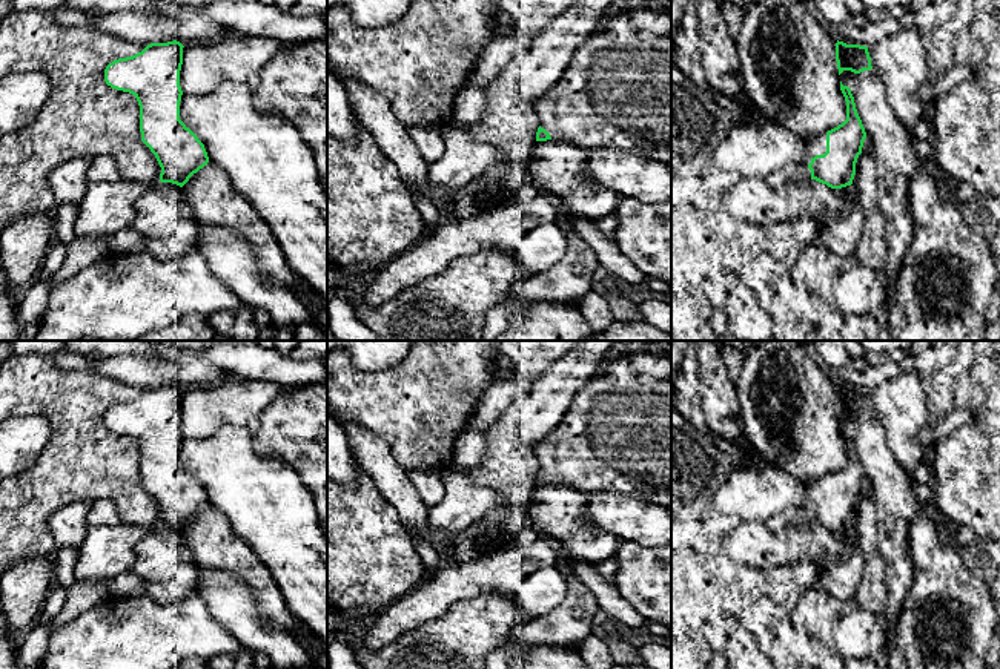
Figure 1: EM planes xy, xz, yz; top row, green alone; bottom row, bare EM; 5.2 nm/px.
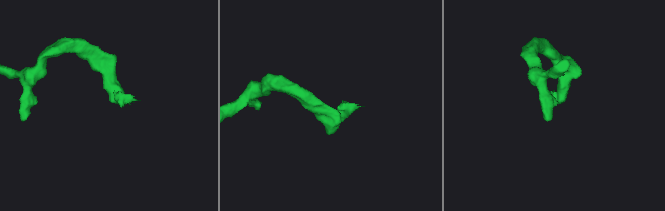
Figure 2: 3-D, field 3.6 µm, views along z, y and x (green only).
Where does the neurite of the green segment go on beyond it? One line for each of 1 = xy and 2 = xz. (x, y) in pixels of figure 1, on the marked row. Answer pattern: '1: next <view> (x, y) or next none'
1: next none
2: next none

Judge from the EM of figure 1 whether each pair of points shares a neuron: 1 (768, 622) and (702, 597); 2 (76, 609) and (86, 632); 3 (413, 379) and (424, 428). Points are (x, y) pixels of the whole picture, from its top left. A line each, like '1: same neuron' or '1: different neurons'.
1: different neurons
2: different neurons
3: same neuron

